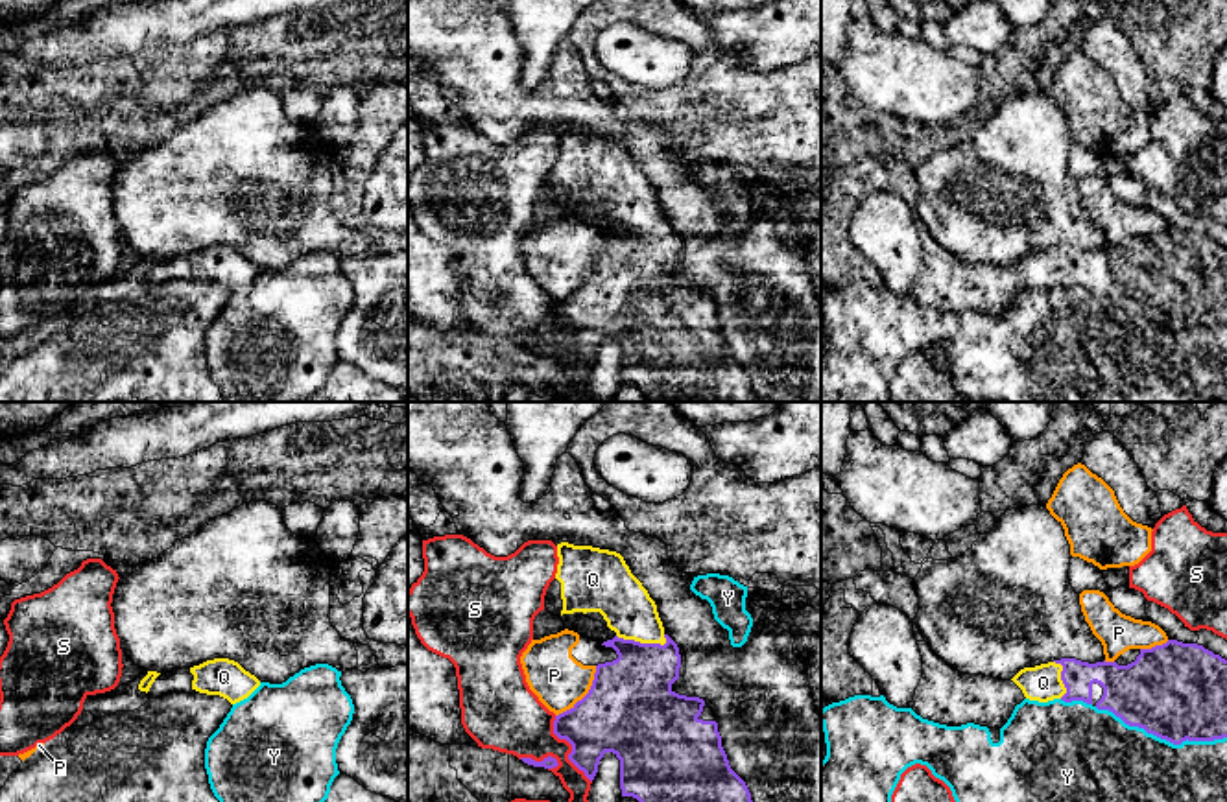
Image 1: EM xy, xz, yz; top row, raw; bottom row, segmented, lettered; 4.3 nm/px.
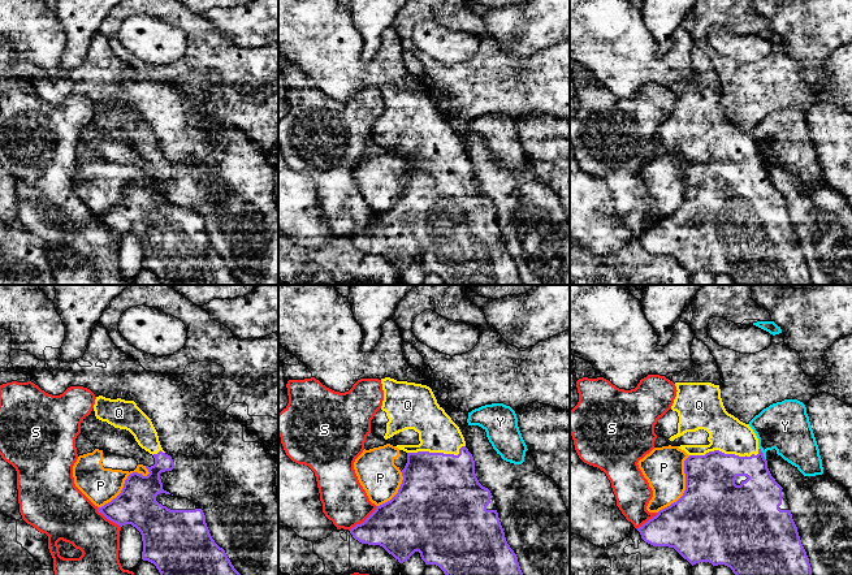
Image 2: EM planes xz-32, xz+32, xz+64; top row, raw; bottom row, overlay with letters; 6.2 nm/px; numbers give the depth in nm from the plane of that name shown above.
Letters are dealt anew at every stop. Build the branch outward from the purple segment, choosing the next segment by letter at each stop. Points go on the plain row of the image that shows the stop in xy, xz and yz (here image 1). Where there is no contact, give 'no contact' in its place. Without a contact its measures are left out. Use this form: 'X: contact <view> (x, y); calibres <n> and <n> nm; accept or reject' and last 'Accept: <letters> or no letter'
P: contact xz (585, 283); calibres 400 and 240 nm; reject
Q: contact xz (643, 231); calibres 360 and 220 nm; accept
S: contact xz (572, 334); calibres 340 and 260 nm; reject
Y: contact yz (1161, 325); calibres 420 and 500 nm; reject
Accept: Q

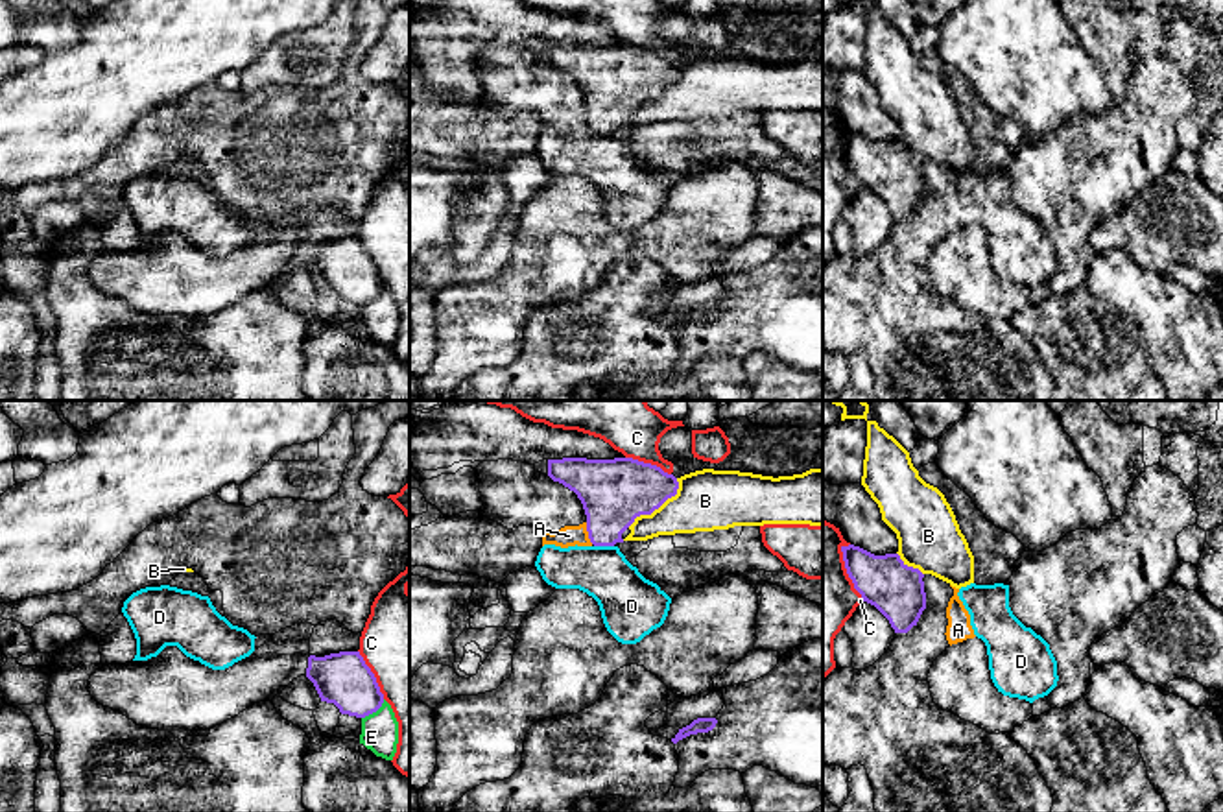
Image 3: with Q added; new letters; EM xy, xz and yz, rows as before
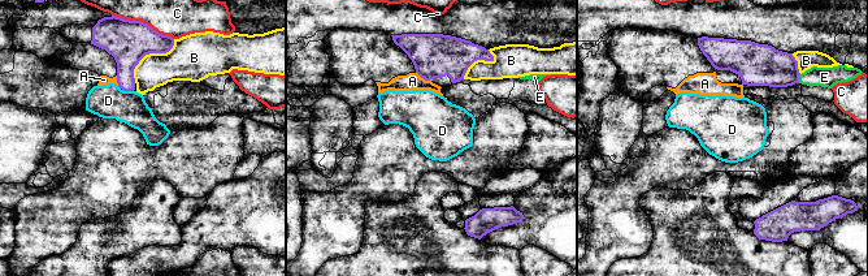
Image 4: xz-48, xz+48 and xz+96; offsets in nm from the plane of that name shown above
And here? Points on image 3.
A: contact xz (589, 120); calibres 280 and 90 nm; reject
B: contact xz (659, 93); calibres 280 and 260 nm; reject
C: contact xy (373, 261); calibres 220 and 400 nm; reject
D: contact xz (604, 131); calibres 280 and 240 nm; reject
E: contact xy (373, 298); calibres 220 and 160 nm; reject
Accept: no letter

